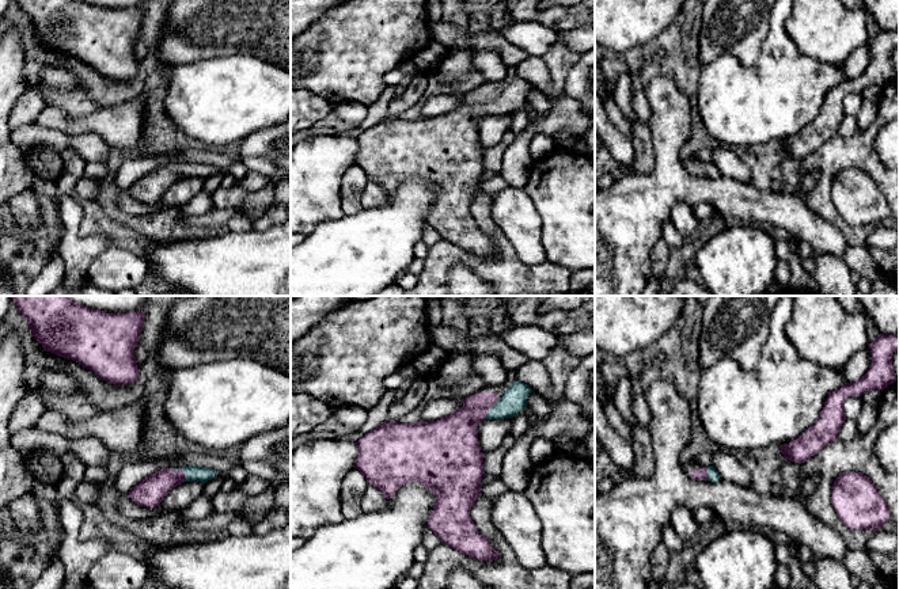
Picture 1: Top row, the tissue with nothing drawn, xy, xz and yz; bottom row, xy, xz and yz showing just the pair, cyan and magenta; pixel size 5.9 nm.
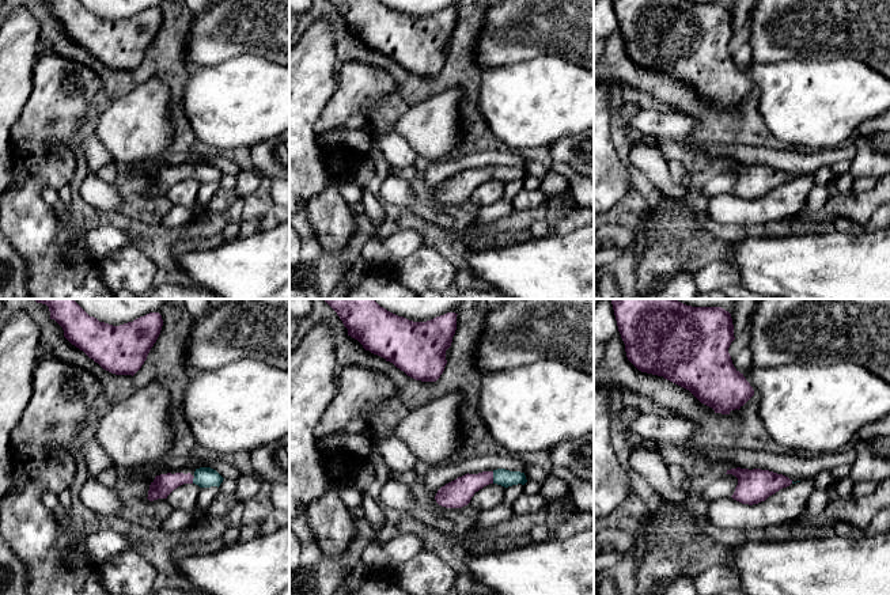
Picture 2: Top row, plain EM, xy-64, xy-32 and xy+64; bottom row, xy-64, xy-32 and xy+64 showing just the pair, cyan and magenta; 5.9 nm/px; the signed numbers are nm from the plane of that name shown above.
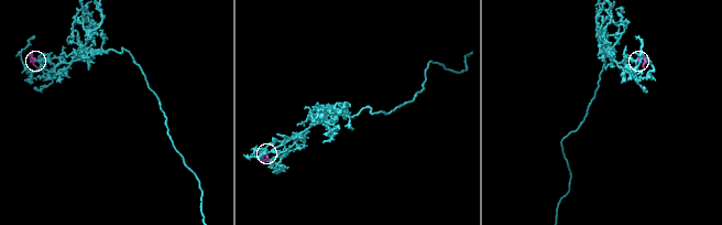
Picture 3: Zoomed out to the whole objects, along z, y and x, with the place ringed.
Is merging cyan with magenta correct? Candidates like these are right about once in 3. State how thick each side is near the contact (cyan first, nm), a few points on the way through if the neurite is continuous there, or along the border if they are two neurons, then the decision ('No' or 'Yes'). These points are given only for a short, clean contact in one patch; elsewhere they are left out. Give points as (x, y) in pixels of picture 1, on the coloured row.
Thickness 100 nm (cyan) against 170 nm. Path across: xy (193, 472), (182, 468), (150, 491). Yes

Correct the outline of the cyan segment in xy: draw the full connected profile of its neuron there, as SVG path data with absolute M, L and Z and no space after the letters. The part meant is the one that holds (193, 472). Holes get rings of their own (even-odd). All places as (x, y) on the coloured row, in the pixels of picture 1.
M182 466L179 468L164 468L156 471L148 478L137 483L128 494L128 497L141 506L155 509L160 505L171 489L183 482L202 482L206 483L219 475L212 468L202 466Z

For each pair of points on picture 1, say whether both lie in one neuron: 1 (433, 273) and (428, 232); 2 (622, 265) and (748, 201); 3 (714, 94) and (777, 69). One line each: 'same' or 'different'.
1: different
2: same
3: same

